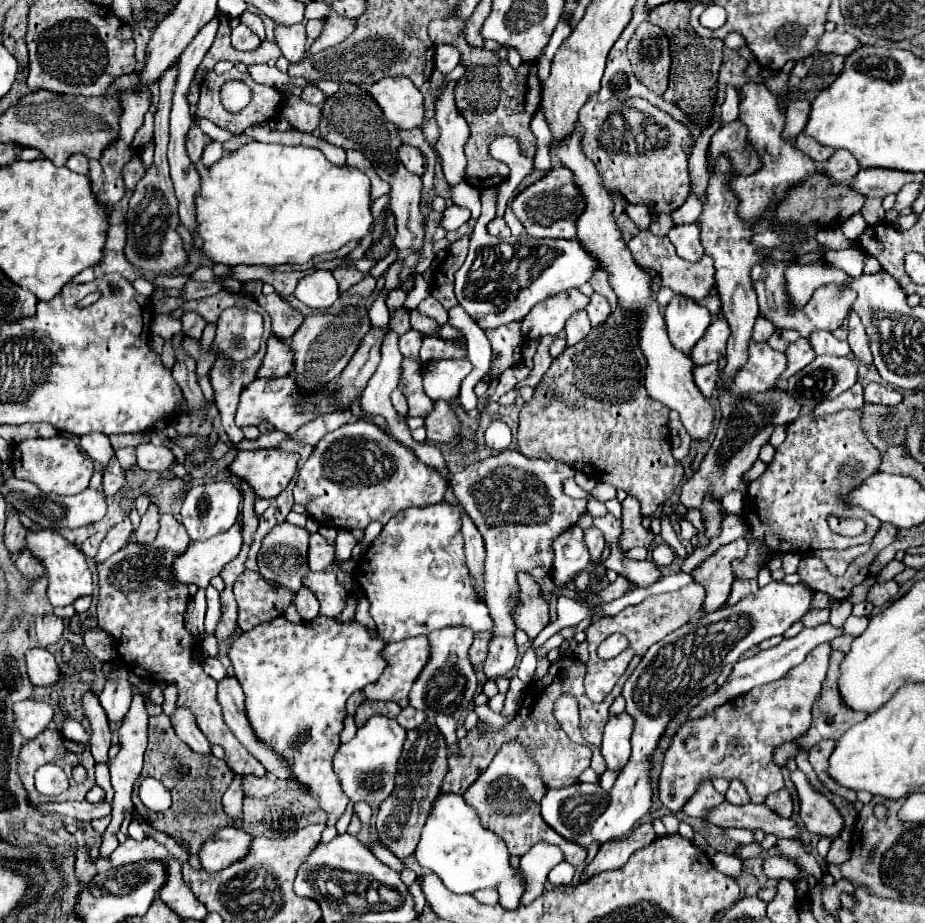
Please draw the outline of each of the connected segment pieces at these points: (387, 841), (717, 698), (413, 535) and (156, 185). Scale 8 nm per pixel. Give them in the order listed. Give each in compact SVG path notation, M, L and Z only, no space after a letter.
M427 719L421 727L407 731L403 755L399 761L399 775L395 779L395 791L377 811L377 833L381 837L381 843L397 859L405 859L413 855L419 843L425 817L419 815L415 817L415 809L427 809L427 799L433 799L435 791L439 791L439 787L443 785L445 773L449 771L447 757L449 757L449 749L445 737L441 735L441 731L431 719Z
M829 623L819 625L819 627L813 627L813 629L807 629L807 627L805 627L797 637L793 637L793 639L783 639L783 641L781 641L777 647L773 647L773 649L759 651L755 657L737 661L735 667L733 667L733 671L731 671L731 675L729 675L727 681L723 683L723 687L719 687L713 695L703 697L695 707L691 707L691 711L687 713L687 719L685 719L685 721L693 721L693 719L707 717L707 715L711 715L717 707L725 705L727 701L731 701L731 699L735 699L735 697L739 697L739 695L745 695L745 693L751 691L753 687L759 687L759 685L771 683L771 681L777 681L779 677L787 675L789 669L793 669L795 665L799 665L799 663L807 657L807 653L809 653L813 647L817 647L819 643L825 643L825 641L829 641L829 639L835 639L835 637L839 637L839 635L843 635L843 631L837 629L837 627L831 627Z
M447 501L437 505L429 505L423 509L411 507L399 511L379 533L379 537L371 543L365 555L357 561L355 567L355 581L359 583L361 591L369 599L369 615L377 623L379 635L385 643L403 641L417 635L429 635L435 629L443 629L447 625L465 625L471 631L489 631L491 617L489 609L483 601L475 597L469 569L465 565L463 553L463 535L461 535L461 517L459 507Z
M175 65L163 73L159 79L161 87L161 99L155 113L155 161L153 167L147 169L145 177L137 183L133 197L129 201L127 211L127 245L125 255L127 259L143 269L143 275L147 279L153 279L159 273L171 273L173 269L187 263L187 253L183 249L183 241L179 233L175 231L179 225L179 213L177 213L177 197L173 191L173 183L169 177L169 165L167 165L167 143L169 143L169 111L171 111L171 97L177 81Z

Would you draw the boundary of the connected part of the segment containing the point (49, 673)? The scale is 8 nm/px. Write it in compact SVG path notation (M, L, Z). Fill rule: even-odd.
M43 647L29 649L25 653L25 663L27 663L27 675L29 675L31 683L43 685L43 687L53 687L59 681L59 667L57 667L51 651L47 651Z

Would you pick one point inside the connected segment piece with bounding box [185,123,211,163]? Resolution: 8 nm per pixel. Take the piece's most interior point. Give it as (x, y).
(196, 140)

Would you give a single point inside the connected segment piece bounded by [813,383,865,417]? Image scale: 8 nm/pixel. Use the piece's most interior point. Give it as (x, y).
(853, 399)

